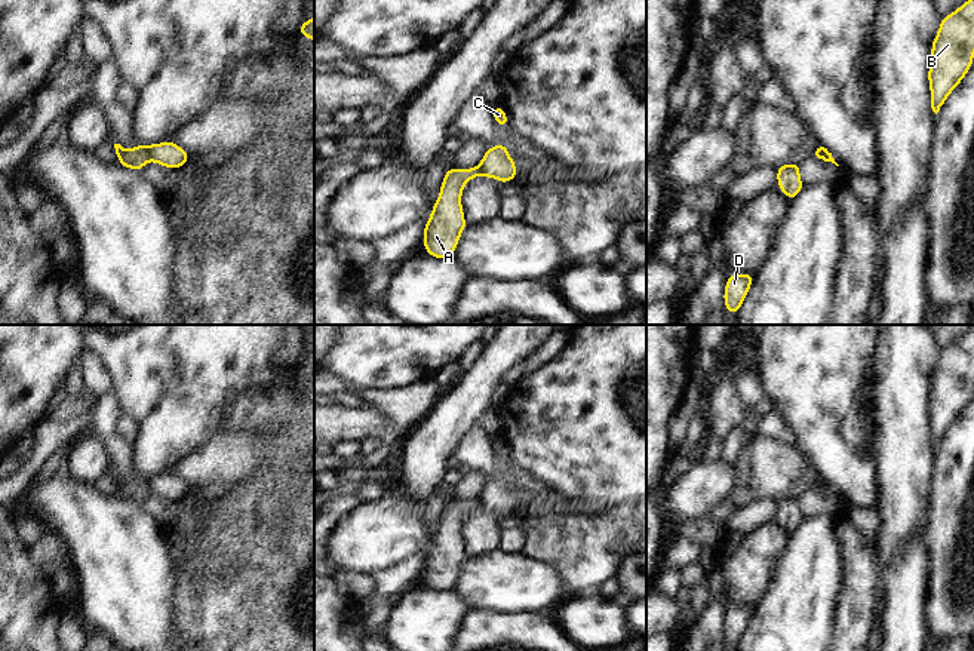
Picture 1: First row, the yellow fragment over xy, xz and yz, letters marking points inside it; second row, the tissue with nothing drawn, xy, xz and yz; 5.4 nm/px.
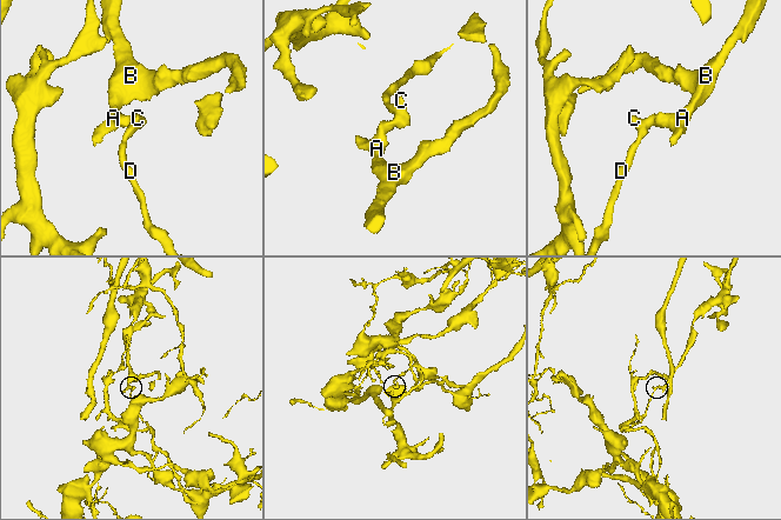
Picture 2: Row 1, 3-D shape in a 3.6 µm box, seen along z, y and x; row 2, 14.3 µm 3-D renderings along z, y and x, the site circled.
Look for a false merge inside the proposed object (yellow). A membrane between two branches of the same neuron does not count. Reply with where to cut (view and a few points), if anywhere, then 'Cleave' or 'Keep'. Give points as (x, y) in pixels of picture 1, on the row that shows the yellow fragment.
Split along xy (146, 146), (148, 159). Cleave.

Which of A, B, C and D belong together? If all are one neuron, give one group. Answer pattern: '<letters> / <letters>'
A B / C D

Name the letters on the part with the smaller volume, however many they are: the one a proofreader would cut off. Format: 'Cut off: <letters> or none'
Cut off: A, B.

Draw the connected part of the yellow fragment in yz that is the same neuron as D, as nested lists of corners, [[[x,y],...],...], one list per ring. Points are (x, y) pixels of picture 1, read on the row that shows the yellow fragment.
[[[734,273],[726,277],[726,285],[723,289],[723,305],[731,314],[738,314],[752,283],[755,282],[753,274],[749,273]]]

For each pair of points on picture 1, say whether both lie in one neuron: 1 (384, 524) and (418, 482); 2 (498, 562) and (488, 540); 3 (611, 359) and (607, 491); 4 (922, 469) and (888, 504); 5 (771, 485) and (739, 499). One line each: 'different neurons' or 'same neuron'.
1: different neurons
2: different neurons
3: same neuron
4: same neuron
5: same neuron

